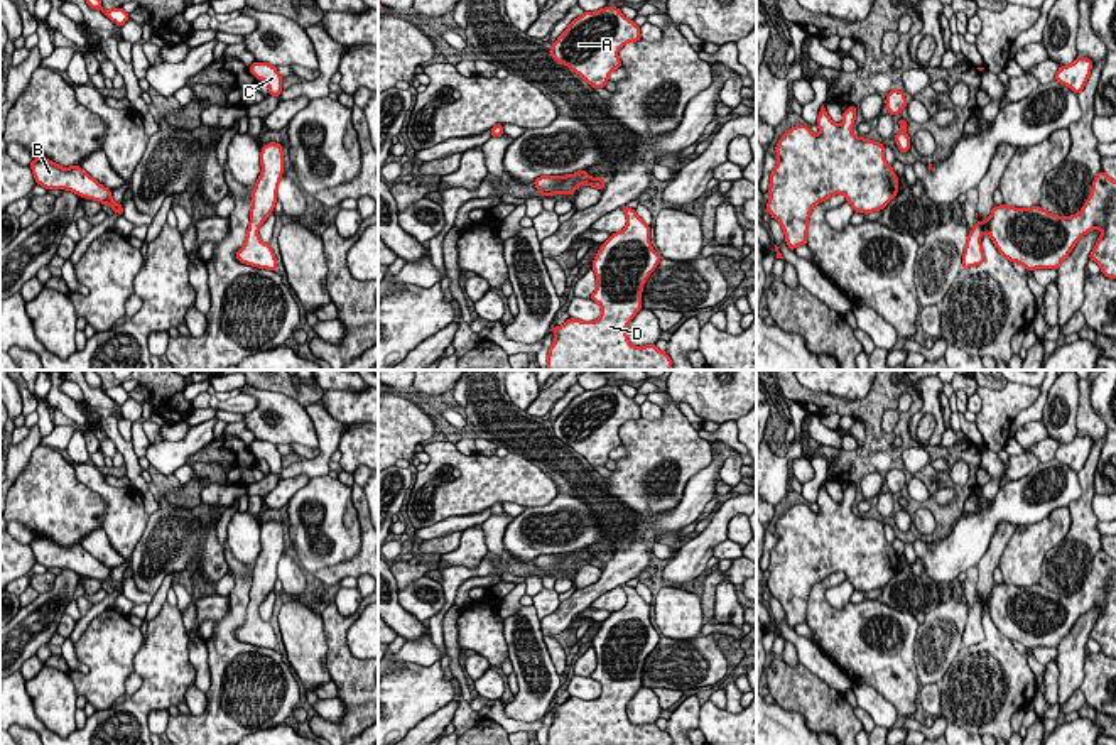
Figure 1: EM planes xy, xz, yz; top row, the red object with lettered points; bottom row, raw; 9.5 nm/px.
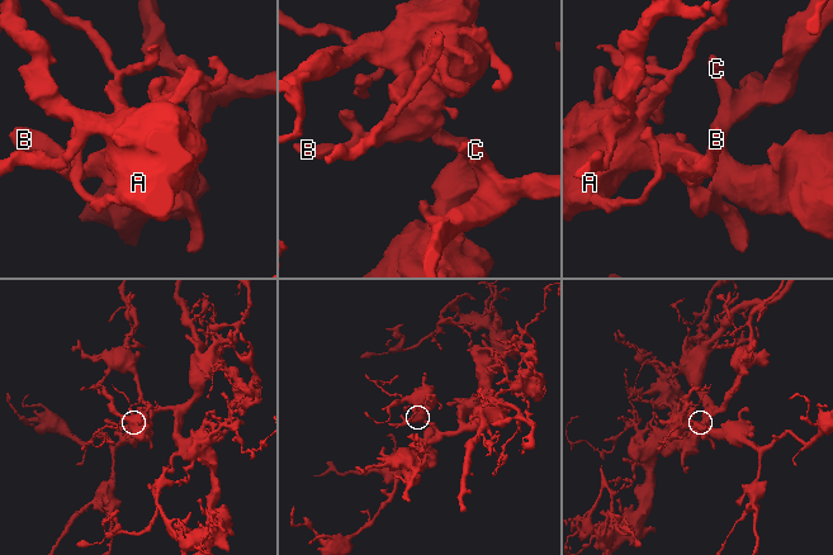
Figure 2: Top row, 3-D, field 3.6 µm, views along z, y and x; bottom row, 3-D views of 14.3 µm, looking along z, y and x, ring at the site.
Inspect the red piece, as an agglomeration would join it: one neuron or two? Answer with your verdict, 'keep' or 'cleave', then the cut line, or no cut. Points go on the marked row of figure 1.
keep | no cut

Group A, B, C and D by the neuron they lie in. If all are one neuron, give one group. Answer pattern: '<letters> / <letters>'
A B C D

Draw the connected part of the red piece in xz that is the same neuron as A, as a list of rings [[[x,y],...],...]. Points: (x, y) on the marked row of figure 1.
[[[604,7],[574,19],[549,54],[593,88],[604,88],[608,76],[621,68],[618,51],[640,39],[640,27],[633,20],[616,7]]]

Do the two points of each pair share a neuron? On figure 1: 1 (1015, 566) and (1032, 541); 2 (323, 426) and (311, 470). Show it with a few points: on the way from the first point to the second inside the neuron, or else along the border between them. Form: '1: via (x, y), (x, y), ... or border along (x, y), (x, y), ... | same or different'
1: via (1022, 560), (1027, 548) | same
2: via (326, 436), (326, 453), (321, 460) | same

